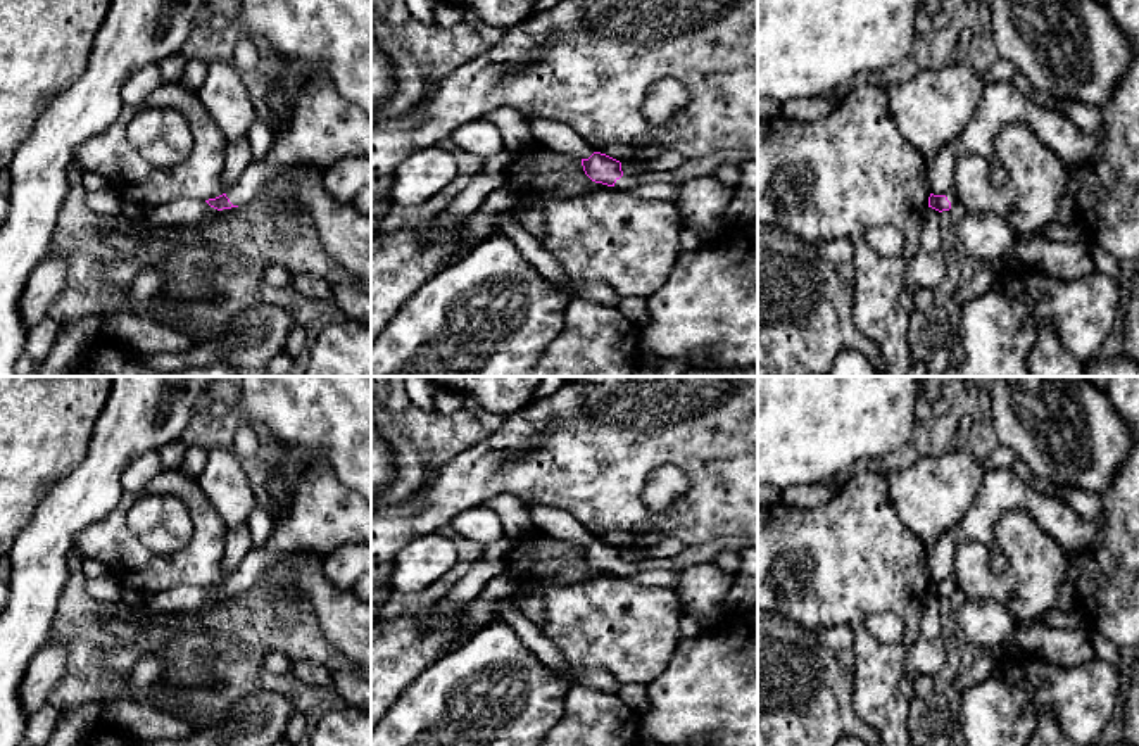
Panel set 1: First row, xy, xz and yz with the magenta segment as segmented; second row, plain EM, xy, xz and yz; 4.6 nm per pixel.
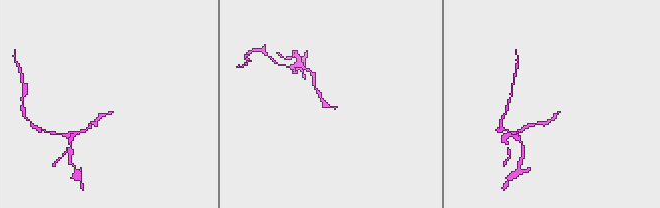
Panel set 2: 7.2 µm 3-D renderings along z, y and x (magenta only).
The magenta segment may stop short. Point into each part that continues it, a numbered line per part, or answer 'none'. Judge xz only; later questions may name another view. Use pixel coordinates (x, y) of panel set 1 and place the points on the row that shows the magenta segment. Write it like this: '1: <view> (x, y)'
1: xz (627, 182)

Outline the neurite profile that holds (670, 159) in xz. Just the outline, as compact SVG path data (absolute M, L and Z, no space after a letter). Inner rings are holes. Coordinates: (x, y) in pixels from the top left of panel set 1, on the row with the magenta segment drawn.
M664 152L656 159L637 161L637 162L621 162L623 174L640 176L649 171L668 171L685 164L689 159L678 152Z

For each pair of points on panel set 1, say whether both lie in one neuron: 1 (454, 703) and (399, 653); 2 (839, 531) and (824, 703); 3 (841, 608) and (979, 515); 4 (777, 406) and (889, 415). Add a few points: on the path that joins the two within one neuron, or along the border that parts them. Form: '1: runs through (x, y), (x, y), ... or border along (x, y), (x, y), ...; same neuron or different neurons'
1: border along (449, 650), (394, 701); different neurons
2: border along (791, 617), (808, 627), (846, 624), (855, 660); different neurons
3: border along (927, 548), (927, 575), (931, 579); different neurons
4: runs through (805, 406), (862, 406); same neuron

